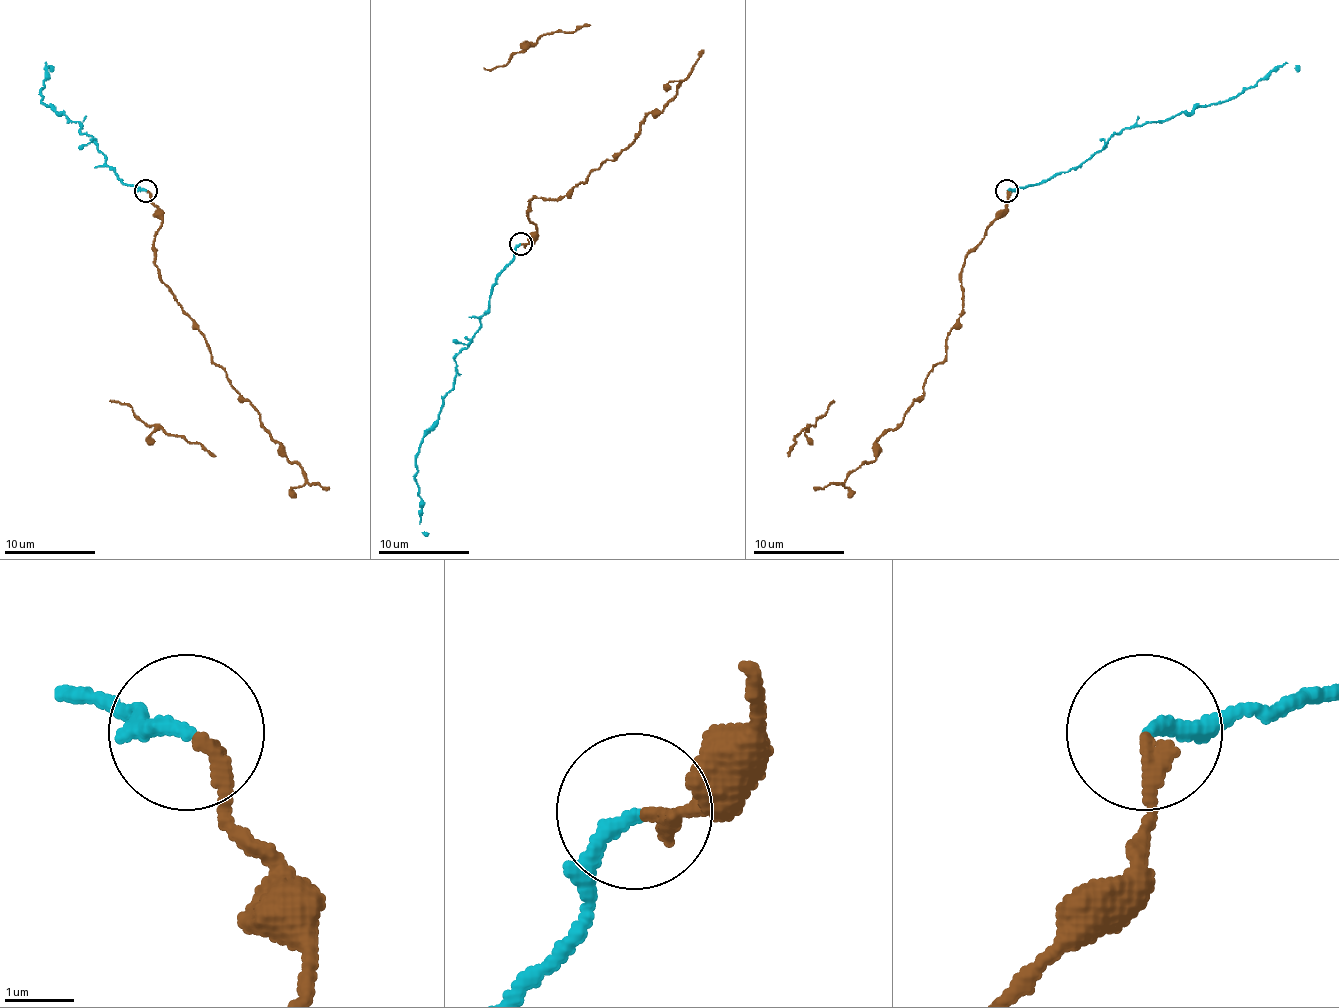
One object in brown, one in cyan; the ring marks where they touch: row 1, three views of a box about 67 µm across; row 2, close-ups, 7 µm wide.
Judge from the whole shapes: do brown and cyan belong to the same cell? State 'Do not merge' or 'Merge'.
Merge

